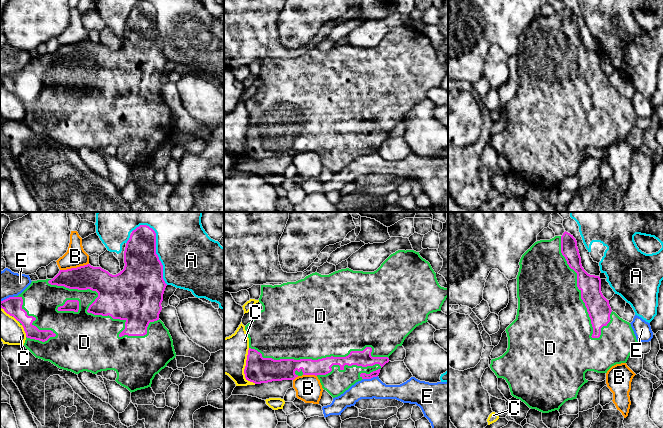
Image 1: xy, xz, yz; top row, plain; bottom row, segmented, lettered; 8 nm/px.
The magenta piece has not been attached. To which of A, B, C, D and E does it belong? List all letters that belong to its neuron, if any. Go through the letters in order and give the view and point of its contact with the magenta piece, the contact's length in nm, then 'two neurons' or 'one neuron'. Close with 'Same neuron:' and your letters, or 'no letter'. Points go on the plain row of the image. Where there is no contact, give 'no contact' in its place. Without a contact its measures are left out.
A: contact xy (155, 27); length 550 nm; two neurons
B: contact xy (74, 44); length 240 nm; two neurons
C: contact xz (245, 144); length 300 nm; two neurons
D: contact xy (103, 91); length 950 nm; one neuron
E: contact xz (370, 154); length 120 nm; two neurons
Same neuron: D

